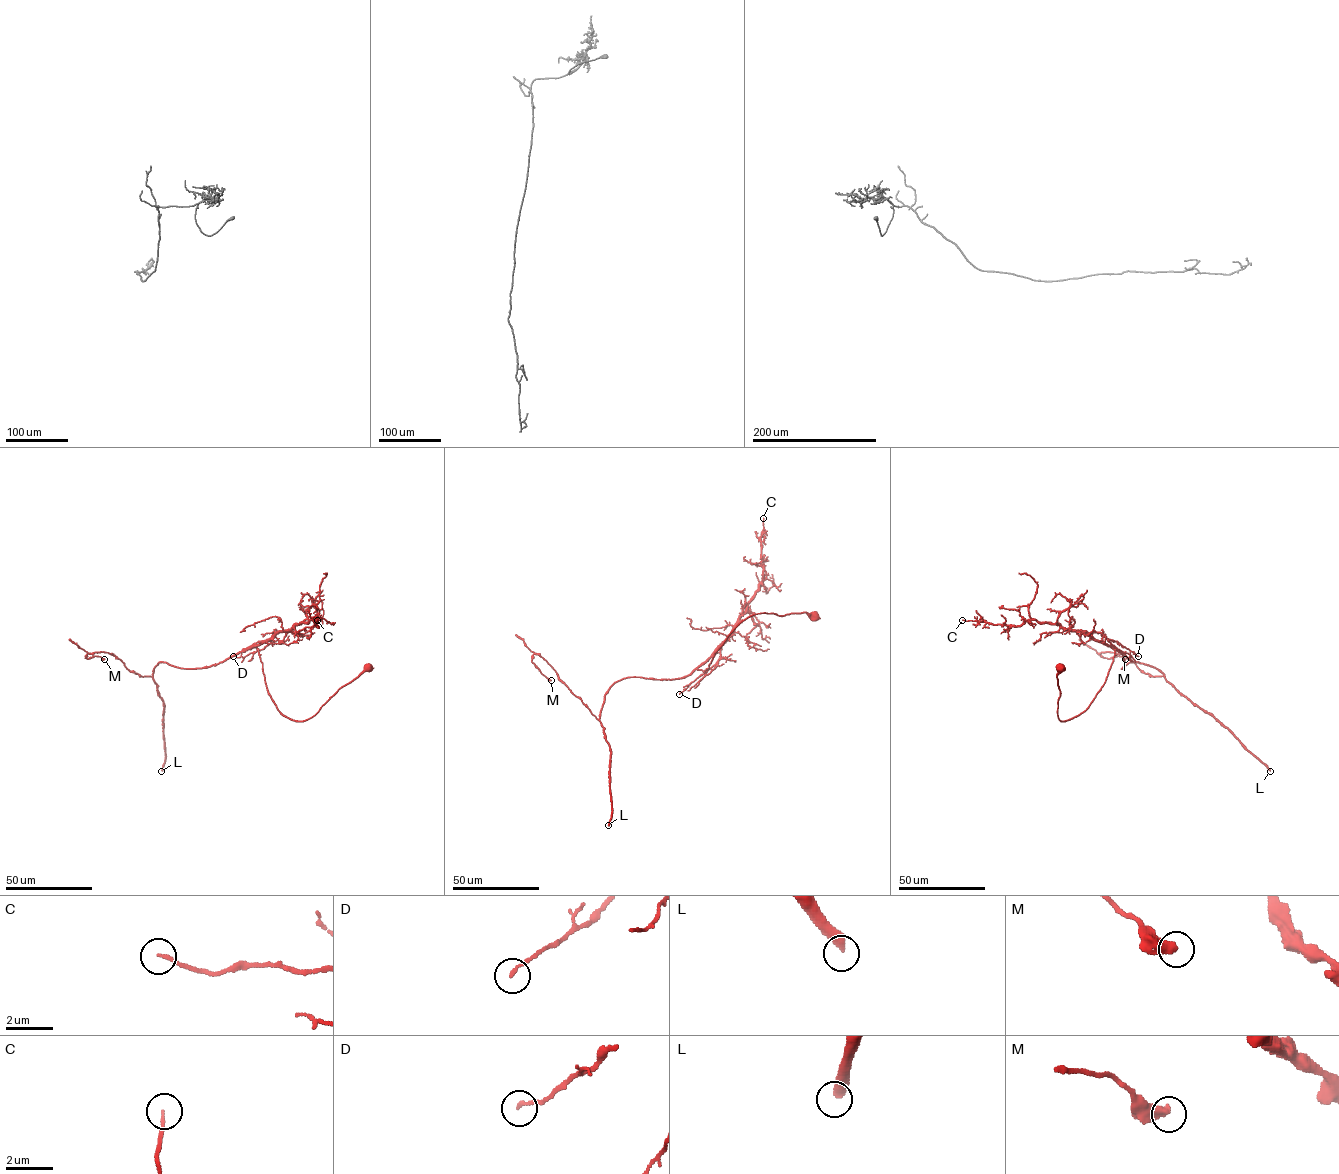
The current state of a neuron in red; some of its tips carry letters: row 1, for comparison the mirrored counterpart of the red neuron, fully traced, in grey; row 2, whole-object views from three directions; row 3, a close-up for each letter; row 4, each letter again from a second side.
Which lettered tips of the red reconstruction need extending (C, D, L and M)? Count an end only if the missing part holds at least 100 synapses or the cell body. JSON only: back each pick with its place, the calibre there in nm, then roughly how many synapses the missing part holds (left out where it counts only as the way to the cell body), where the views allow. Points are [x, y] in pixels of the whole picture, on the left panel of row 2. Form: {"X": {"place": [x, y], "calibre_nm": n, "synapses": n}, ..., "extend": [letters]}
{"L": {"place": [161, 771], "calibre_nm": 420, "synapses": 300}, "extend": ["L"]}

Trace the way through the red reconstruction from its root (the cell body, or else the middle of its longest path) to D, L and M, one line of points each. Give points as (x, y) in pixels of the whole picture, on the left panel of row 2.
D: (369, 667), (313, 716), (295, 721), (277, 709), (258, 650), (250, 649), (275, 633), (233, 656)
L: (369, 667), (295, 721), (268, 693), (255, 647), (202, 667), (159, 662), (161, 771)
M: (369, 667), (295, 721), (255, 647), (151, 676), (85, 657), (104, 659)

